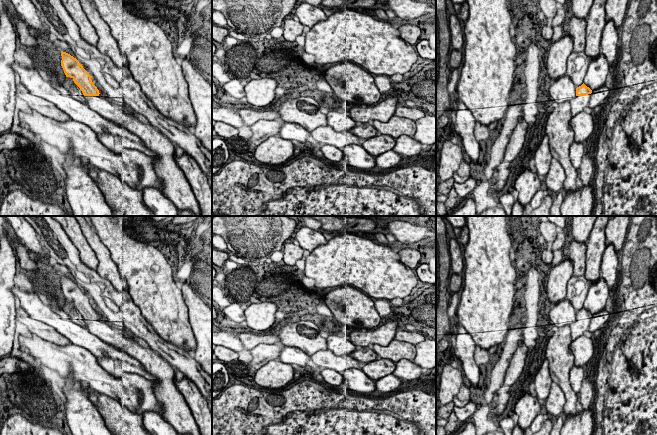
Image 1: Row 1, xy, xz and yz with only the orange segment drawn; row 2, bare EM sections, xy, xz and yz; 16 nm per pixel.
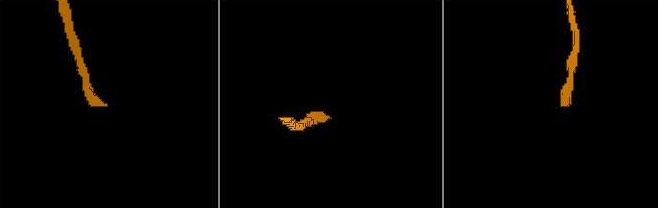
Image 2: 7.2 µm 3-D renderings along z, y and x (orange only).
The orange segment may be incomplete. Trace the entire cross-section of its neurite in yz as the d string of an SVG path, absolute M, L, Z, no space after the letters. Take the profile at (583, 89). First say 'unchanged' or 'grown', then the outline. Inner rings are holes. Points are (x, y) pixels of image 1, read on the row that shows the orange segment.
grown; M584 83L576 88L576 97L569 101L572 117L584 111L584 108L589 105L591 93L592 90Z

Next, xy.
grown; M63 51L61 56L61 66L66 77L72 78L80 88L89 108L138 136L144 145L157 155L152 159L154 169L162 179L162 193L178 209L189 210L195 216L201 216L200 205L192 187L175 160L175 147L170 139L155 130L151 124L142 123L133 110L130 109L131 113L126 114L120 106L114 105L107 98L100 97L90 74L79 61Z

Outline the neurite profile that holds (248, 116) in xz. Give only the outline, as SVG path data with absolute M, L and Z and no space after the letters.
M269 108L262 112L253 109L241 109L239 115L242 122L248 127L259 120L274 120L281 117L281 114L276 108Z

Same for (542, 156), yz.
M547 134L543 137L538 149L536 150L534 159L537 174L540 177L545 178L549 171L552 159L549 147L549 137Z

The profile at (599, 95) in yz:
M604 85L600 87L599 89L594 90L591 93L591 98L588 107L590 107L593 110L599 109L603 101L607 98L609 95L610 90L609 88Z

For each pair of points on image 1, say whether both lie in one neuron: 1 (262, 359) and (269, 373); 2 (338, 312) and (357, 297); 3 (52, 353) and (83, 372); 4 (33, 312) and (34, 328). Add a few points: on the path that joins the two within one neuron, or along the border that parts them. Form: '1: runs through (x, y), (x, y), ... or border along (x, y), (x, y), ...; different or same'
1: border along (276, 358), (268, 361), (257, 370); different
2: runs through (344, 312), (347, 312), (356, 303); same
3: runs through (60, 360), (72, 361), (75, 364); same
4: border along (20, 306), (32, 318), (47, 323), (54, 328); different

